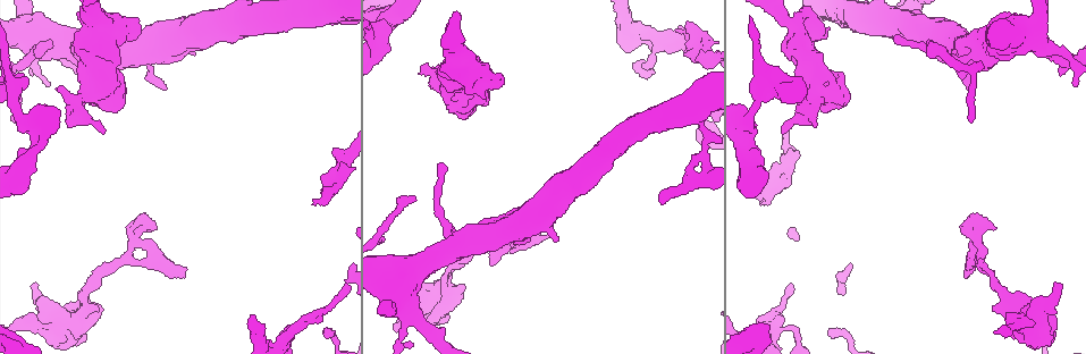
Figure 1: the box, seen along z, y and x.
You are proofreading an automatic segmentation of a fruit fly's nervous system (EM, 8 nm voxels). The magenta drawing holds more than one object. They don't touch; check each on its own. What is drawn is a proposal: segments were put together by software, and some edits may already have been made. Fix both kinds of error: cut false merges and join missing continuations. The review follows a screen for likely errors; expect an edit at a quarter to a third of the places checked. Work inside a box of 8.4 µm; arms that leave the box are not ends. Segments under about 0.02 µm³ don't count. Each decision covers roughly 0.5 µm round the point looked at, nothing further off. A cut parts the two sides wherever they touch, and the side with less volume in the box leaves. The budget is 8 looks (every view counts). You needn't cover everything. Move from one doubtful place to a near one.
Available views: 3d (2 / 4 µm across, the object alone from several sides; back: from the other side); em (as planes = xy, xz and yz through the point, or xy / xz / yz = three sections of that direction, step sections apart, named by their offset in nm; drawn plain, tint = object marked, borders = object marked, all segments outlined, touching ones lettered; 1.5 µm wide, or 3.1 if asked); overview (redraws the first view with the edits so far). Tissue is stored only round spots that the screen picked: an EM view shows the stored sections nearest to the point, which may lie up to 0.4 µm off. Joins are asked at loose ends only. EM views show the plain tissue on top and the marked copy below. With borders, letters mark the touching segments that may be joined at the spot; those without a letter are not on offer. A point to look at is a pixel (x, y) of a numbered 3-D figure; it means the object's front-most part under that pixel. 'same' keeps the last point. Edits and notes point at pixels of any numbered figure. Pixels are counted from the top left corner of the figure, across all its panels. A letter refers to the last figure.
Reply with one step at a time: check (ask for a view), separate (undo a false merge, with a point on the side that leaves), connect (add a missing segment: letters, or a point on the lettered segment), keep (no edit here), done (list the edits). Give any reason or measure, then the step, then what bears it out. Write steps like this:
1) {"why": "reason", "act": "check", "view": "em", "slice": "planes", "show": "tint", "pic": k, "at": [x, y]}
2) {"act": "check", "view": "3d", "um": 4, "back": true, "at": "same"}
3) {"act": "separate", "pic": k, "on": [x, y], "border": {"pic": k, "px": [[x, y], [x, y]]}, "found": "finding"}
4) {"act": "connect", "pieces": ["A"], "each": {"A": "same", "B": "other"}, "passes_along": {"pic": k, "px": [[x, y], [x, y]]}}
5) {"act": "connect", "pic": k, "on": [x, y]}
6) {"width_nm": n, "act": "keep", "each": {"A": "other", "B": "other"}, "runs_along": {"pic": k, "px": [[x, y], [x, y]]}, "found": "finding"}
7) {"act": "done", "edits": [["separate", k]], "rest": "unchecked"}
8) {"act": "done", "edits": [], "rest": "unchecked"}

{"why": "thin end", "act": "check", "view": "3d", "um": 4, "pic": 1, "at": [494, 262]}

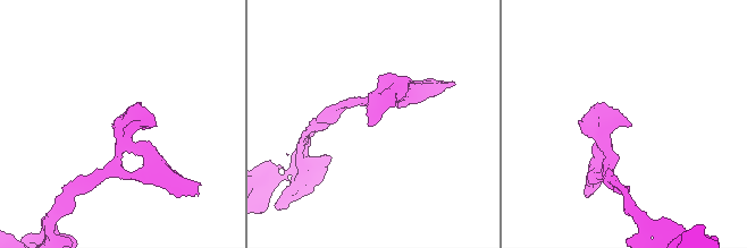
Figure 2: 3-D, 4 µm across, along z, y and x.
{"act": "check", "view": "em", "slice": "planes", "show": "borders", "pic": 2, "at": [116, 126]}

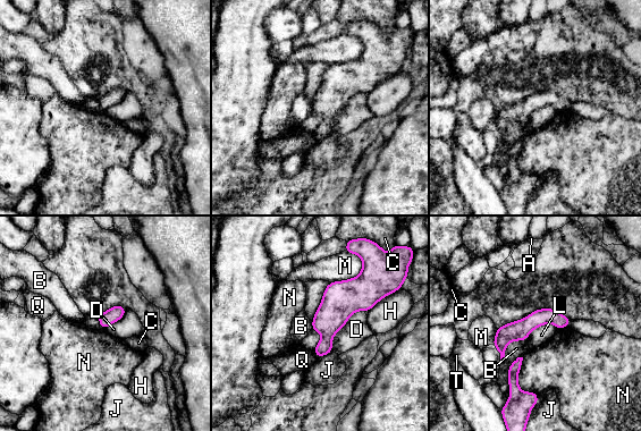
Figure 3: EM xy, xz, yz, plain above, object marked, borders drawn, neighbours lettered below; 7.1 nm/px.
{"width_nm": 100, "act": "keep", "each": {"A": "other", "B": "other", "C": "other", "D": "other", "H": "other", "J": "other", "L": "other", "M": "other", "N": "other", "Q": "other", "T": "other"}, "found": "no lettered segment goes on from it"}

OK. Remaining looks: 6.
{"why": "free end", "act": "check", "view": "3d", "um": 2, "pic": 1, "at": [315, 203]}

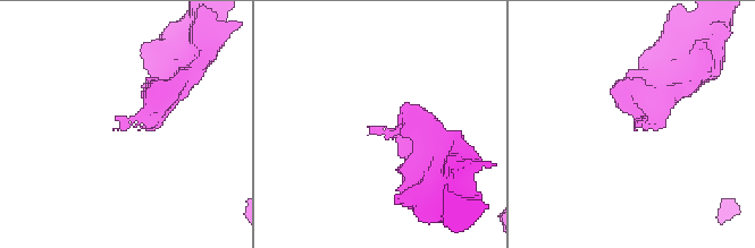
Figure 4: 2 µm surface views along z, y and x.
{"act": "check", "view": "em", "slice": "planes", "show": "borders", "pic": 4, "at": [373, 129]}

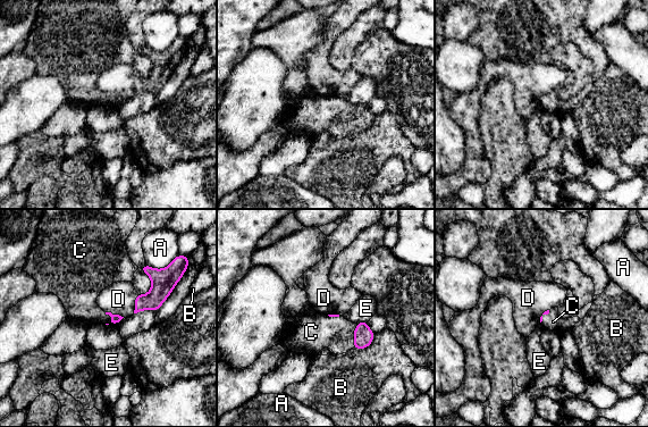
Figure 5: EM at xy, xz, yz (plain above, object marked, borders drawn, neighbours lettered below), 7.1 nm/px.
{"longest_contact_nm": ["B", 190], "act": "connect", "pieces": ["C"], "each": {"A": "other", "B": "other", "C": "same", "D": "other", "E": "other"}, "found": "the neuron continues"}

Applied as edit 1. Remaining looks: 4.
{"why": "free end", "act": "check", "view": "em", "slice": "planes", "show": "borders", "pic": 1, "at": [57, 89]}

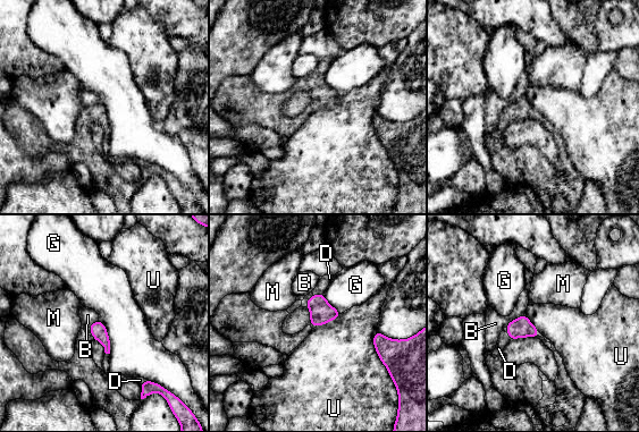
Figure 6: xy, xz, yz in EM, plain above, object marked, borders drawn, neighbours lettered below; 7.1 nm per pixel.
{"act": "connect", "pieces": ["D"], "each": {"B": "other", "D": "same", "G": "other", "M": "other", "U": "other"}, "found": "it goes on there"}

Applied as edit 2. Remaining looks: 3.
{"act": "done", "edits": [["connect", 5], ["connect", 6]], "rest": "unchecked"}

